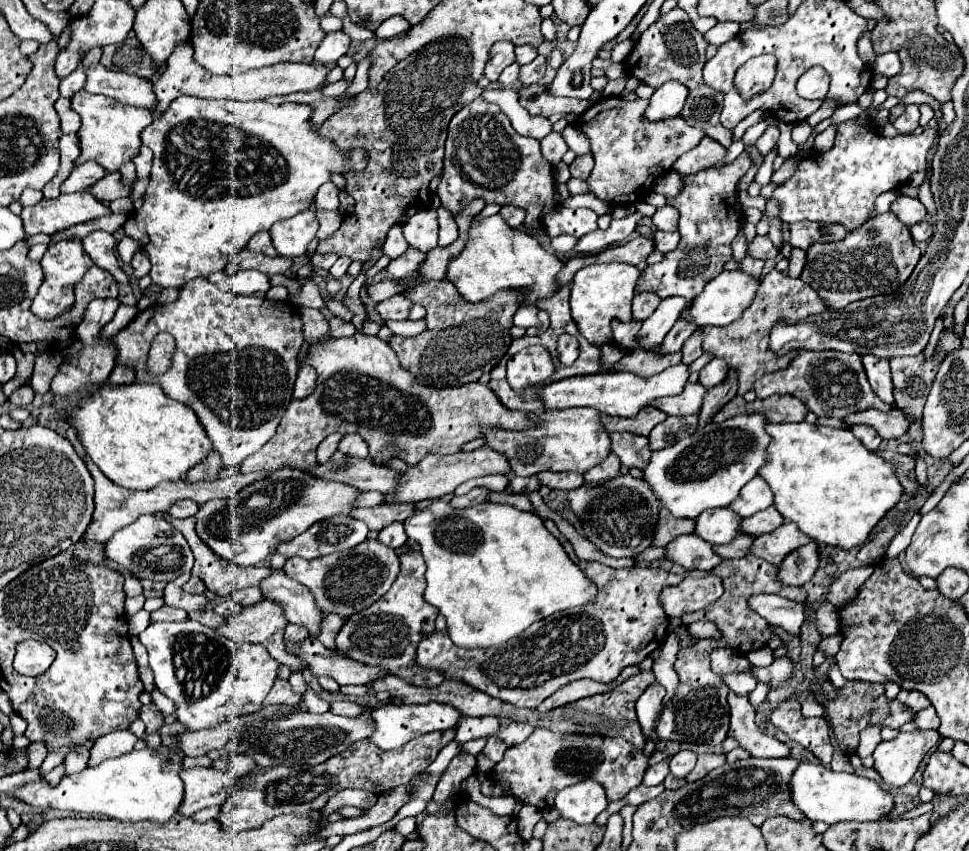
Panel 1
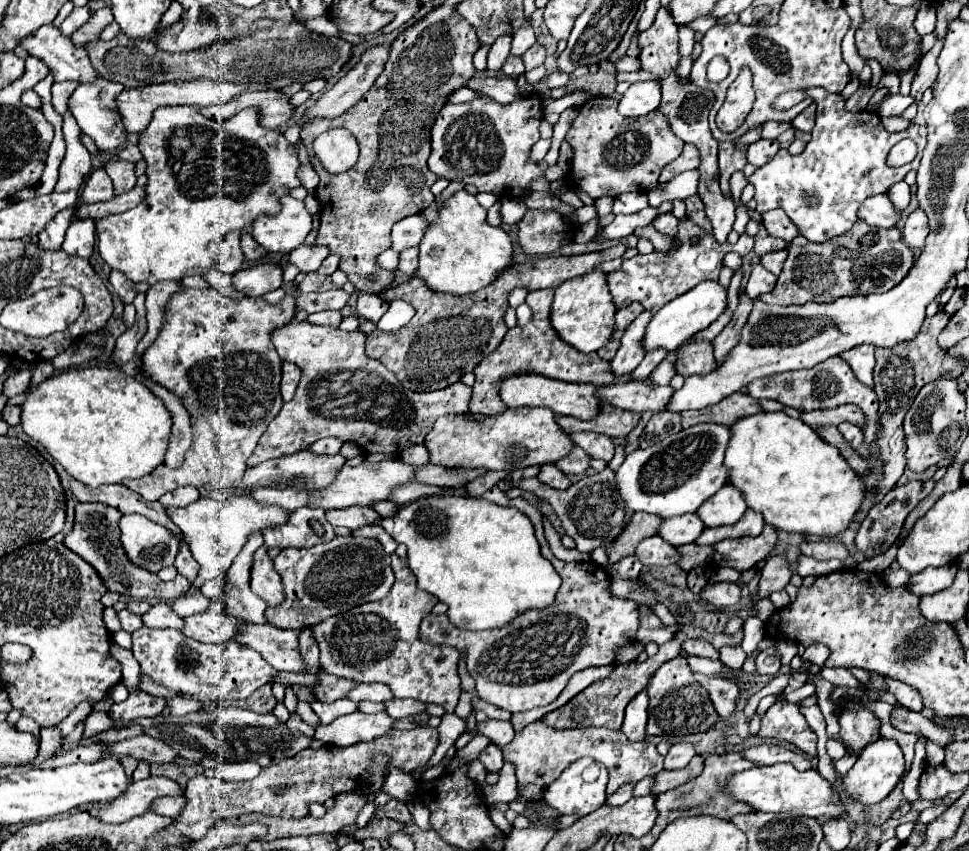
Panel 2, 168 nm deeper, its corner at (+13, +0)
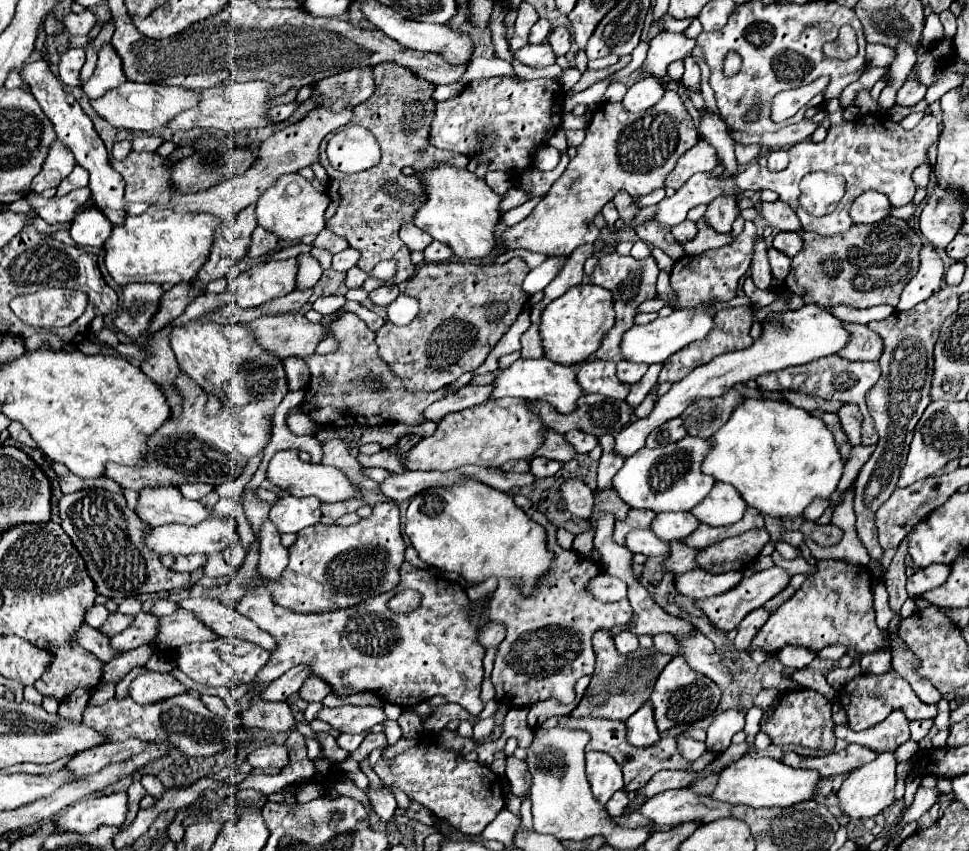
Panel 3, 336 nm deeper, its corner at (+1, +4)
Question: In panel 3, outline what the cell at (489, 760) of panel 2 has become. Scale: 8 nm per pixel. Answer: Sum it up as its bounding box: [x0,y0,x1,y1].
[506,757,528,799]

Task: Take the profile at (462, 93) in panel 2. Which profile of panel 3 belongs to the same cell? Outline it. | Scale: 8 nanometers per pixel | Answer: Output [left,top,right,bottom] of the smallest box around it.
[434,83,462,101]

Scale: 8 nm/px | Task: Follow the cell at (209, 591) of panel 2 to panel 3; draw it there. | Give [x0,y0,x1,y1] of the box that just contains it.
[204,553,230,577]

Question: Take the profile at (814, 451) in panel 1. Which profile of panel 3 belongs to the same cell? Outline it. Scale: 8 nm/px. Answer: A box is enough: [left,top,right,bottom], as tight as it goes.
[702,399,844,517]

